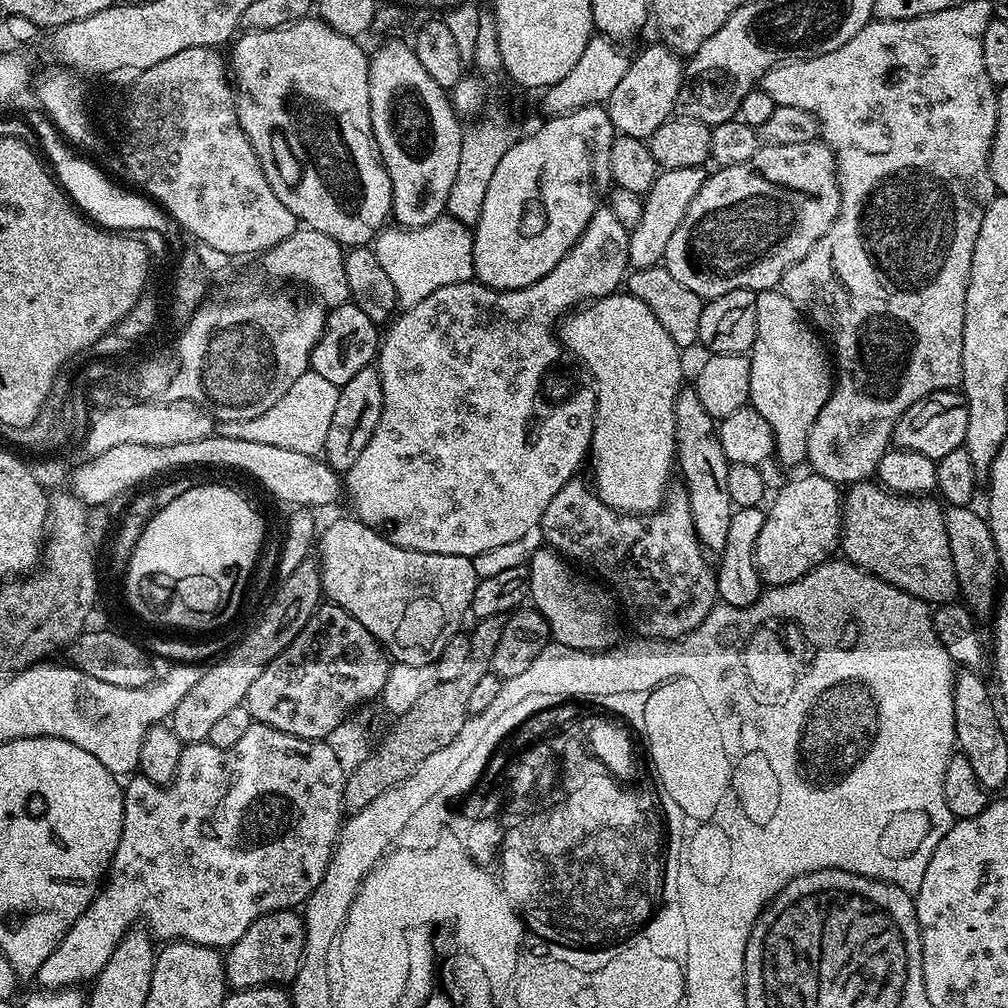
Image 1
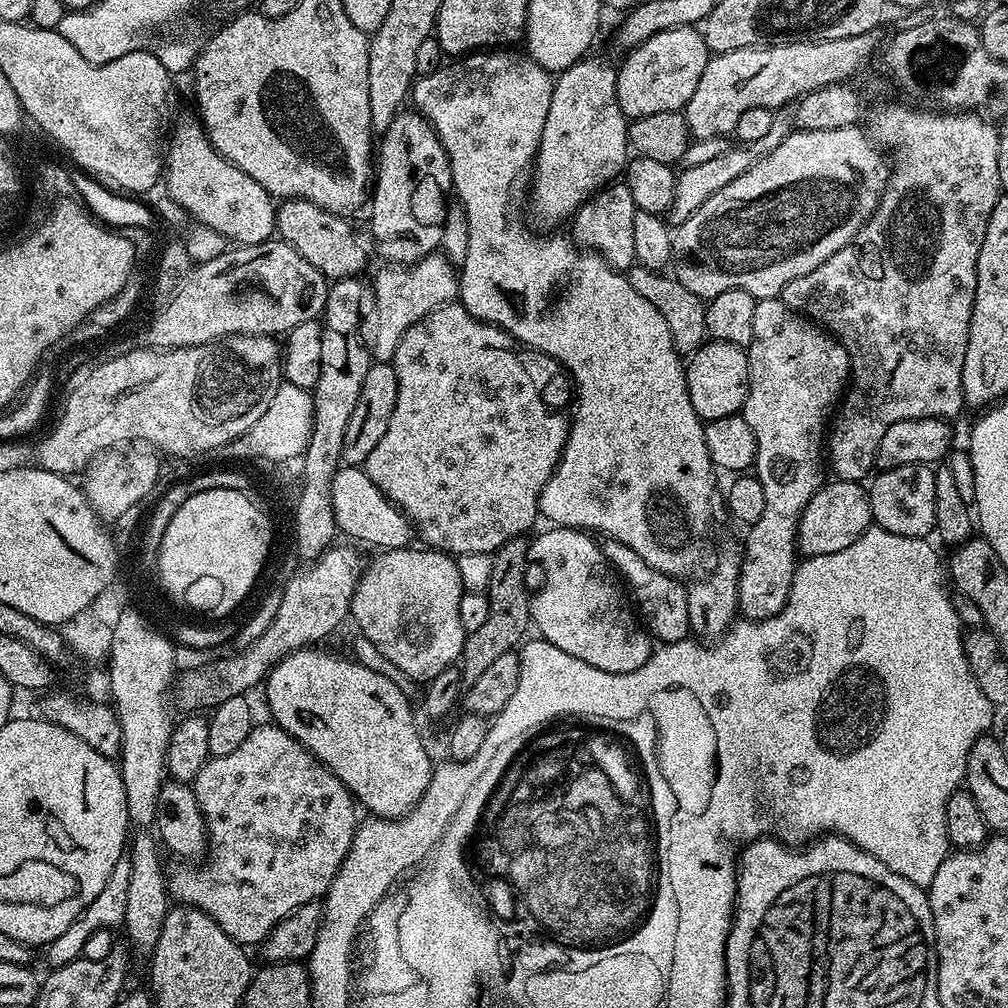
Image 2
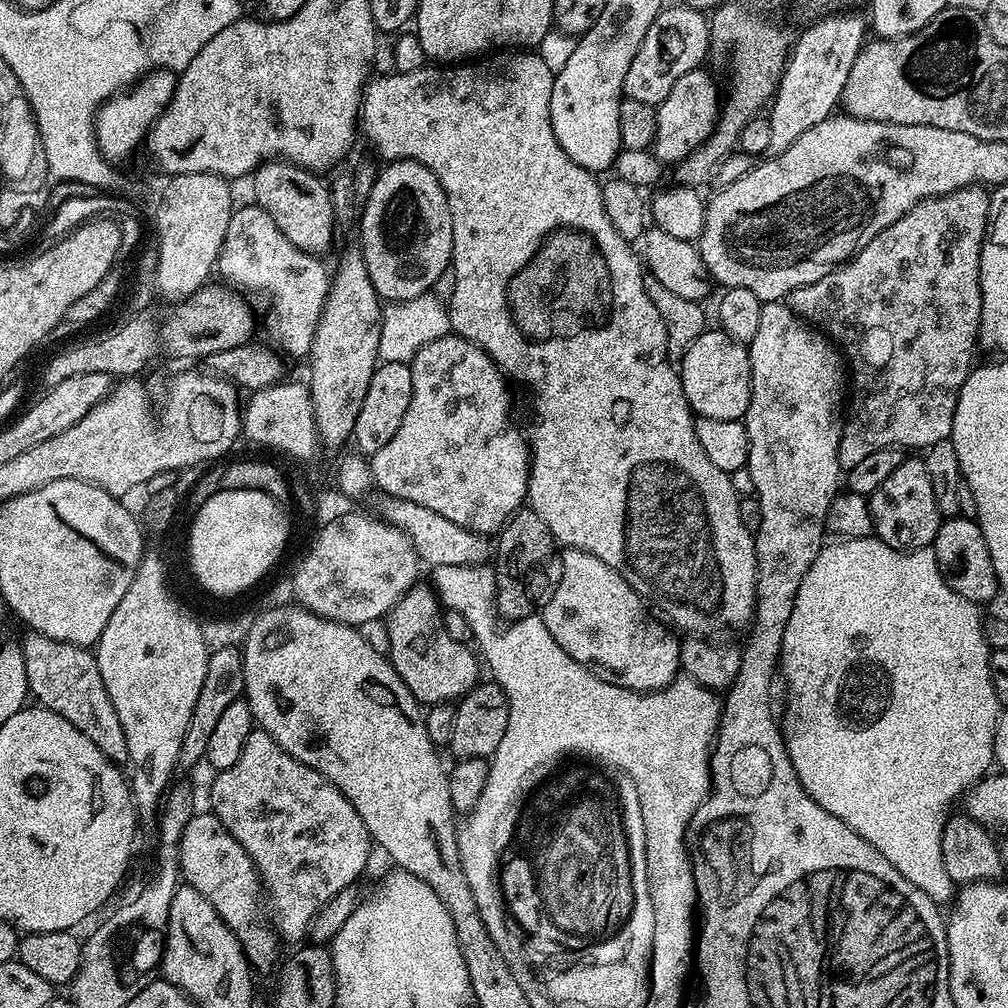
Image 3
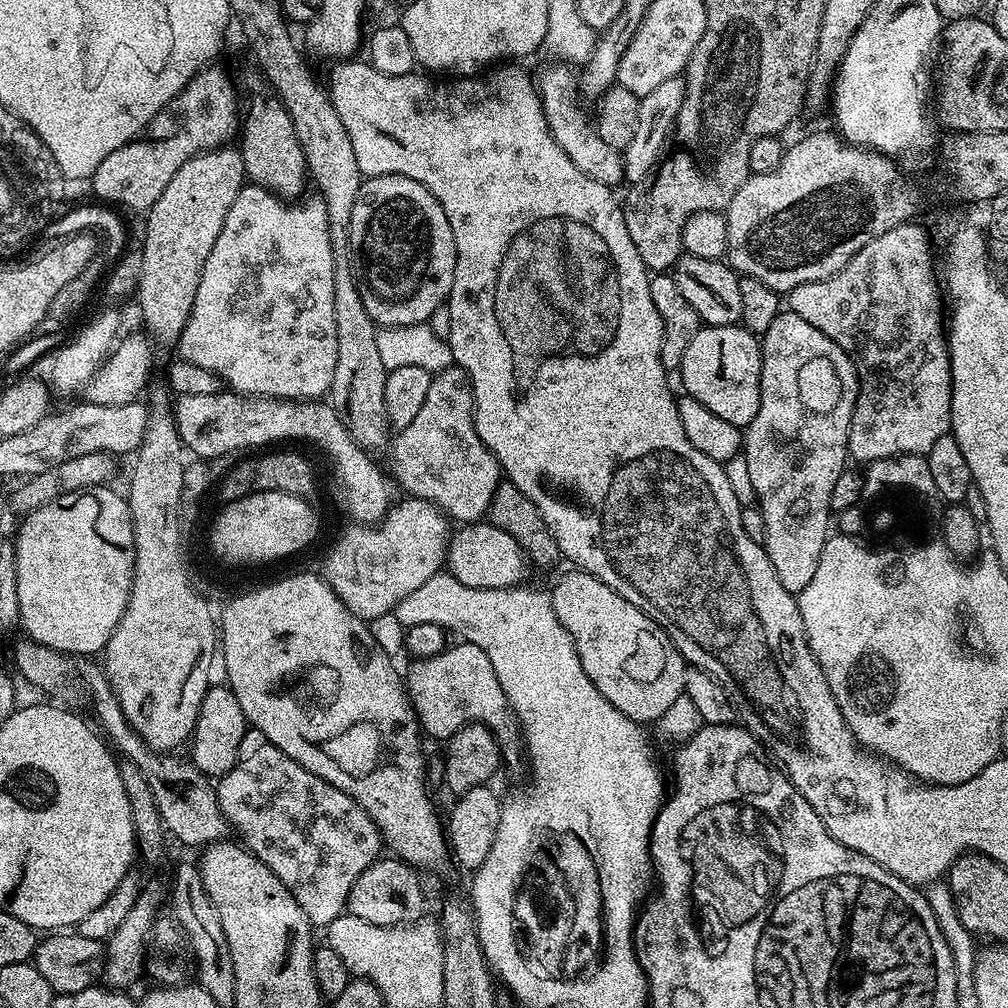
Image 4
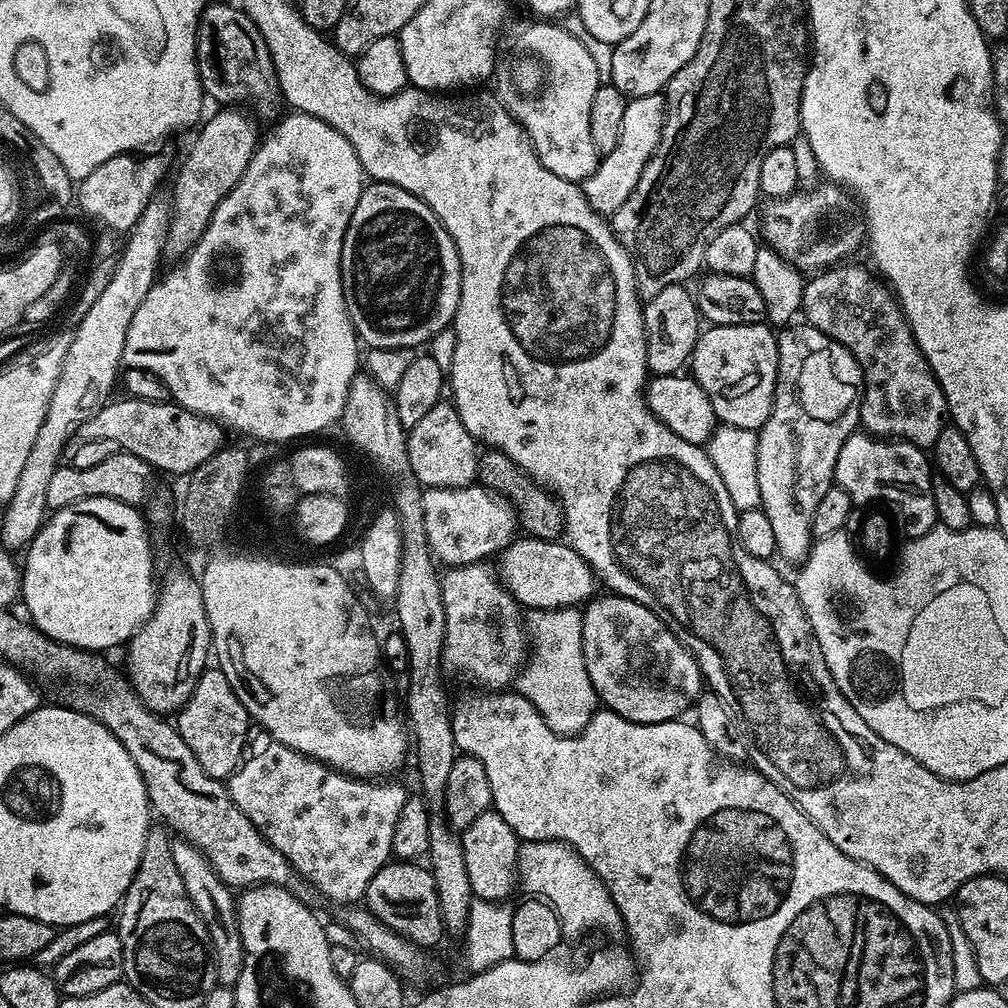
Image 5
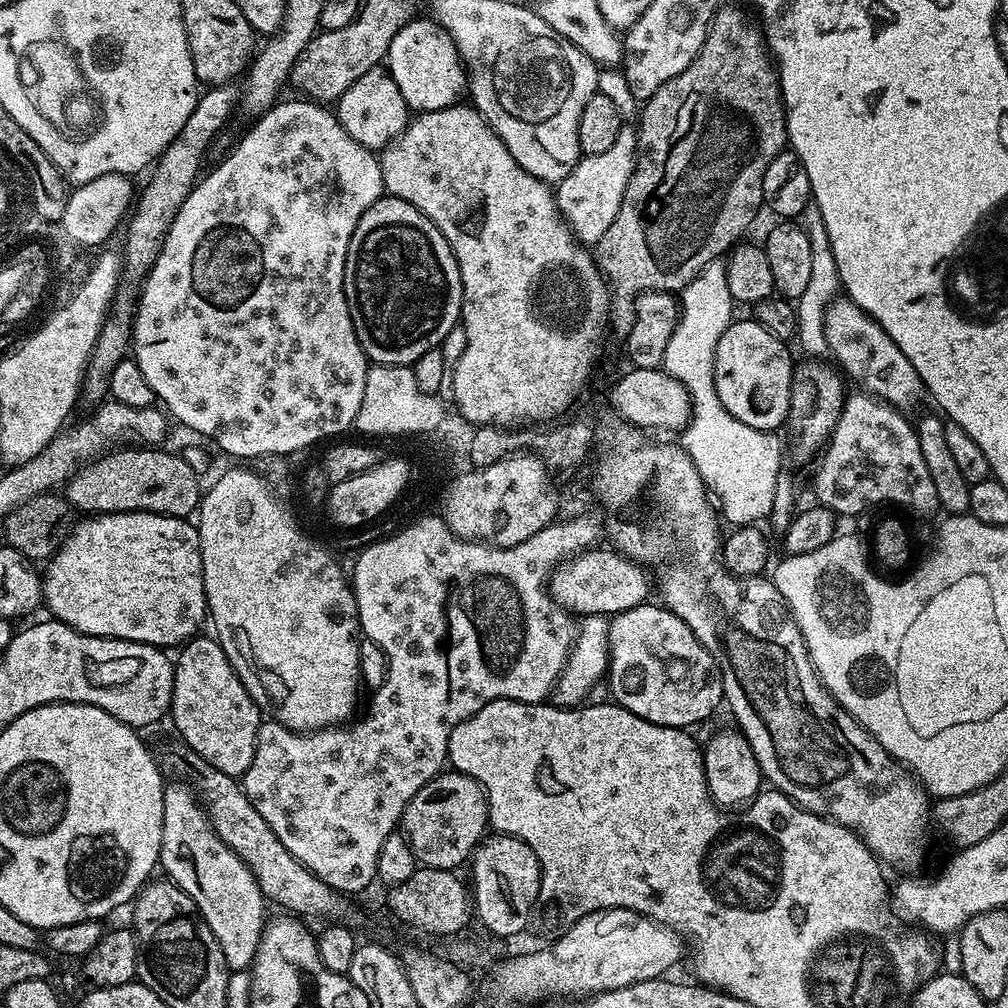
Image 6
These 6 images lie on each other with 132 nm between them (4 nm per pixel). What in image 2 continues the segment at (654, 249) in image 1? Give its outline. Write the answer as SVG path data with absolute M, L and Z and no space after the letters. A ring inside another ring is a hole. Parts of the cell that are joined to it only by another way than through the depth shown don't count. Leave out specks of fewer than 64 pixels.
M784 114L773 115L770 130L764 137L758 138L758 142L730 146L726 154L720 154L718 158L713 158L710 162L702 162L698 166L689 168L681 167L676 178L674 202L668 207L666 213L667 219L676 226L686 222L686 218L690 218L690 214L694 214L694 210L698 210L698 206L702 206L702 202L706 202L706 198L714 198L714 194L718 194L718 190L722 190L722 186L730 186L730 182L734 182L734 178L746 174L746 170L750 170L750 166L754 166L754 162L758 162L766 154L770 154L770 150L774 150L774 146L783 142L794 128L793 121L789 117L787 120L786 117L780 115Z

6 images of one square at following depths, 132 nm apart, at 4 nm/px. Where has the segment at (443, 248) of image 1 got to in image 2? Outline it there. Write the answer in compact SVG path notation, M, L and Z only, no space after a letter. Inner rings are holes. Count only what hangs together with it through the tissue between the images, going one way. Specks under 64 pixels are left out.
M433 254L422 258L417 264L407 266L384 266L376 276L376 329L370 339L370 352L377 361L391 361L402 334L410 330L426 314L443 304L453 303L460 291L458 272L448 263L443 254Z

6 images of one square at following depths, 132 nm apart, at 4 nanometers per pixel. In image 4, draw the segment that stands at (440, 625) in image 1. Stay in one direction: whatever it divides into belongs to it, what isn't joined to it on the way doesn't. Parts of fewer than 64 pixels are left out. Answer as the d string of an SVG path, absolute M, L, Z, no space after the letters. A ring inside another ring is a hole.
M456 642L437 656L425 660L413 659L411 663L408 676L406 672L406 691L427 735L429 732L432 736L443 737L468 724L485 724L494 734L505 761L514 759L519 752L521 755L520 721L494 674L490 658L486 658L477 644Z

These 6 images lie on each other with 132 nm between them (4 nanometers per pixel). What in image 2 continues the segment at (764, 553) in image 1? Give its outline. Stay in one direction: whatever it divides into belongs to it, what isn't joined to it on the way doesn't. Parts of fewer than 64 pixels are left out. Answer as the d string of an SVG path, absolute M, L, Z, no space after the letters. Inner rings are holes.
M836 478L833 481L833 484L825 483L821 486L814 494L814 498L810 498L806 510L800 513L800 525L796 534L799 551L805 557L846 550L850 542L858 542L858 538L862 538L865 530L873 527L867 487L855 480Z

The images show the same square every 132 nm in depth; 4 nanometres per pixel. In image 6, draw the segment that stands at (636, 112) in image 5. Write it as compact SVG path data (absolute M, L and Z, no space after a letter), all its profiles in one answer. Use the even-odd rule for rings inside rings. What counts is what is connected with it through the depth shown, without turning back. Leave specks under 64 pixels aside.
M621 126L618 138L602 154L581 155L580 160L555 185L554 195L560 215L575 233L576 239L585 246L595 245L610 230L610 222L618 218L618 206L626 194L630 174L636 168L636 128Z

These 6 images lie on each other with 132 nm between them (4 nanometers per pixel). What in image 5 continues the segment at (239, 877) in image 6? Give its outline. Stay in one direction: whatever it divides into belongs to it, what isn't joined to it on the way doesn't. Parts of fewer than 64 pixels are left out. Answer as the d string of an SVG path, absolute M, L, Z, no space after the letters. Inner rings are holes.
M179 838L173 839L172 853L174 866L178 866L178 874L182 874L182 886L186 886L190 902L194 902L196 912L208 928L208 941L212 943L212 961L216 967L216 983L220 986L234 986L244 965L244 947L240 927L236 924L237 897L233 889L220 881L220 875L209 866L207 858L193 844Z

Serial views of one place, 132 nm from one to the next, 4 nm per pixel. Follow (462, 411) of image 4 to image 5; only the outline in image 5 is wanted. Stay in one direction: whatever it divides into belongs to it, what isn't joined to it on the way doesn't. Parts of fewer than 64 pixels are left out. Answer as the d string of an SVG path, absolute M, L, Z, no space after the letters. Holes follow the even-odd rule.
M455 403L436 404L434 410L429 410L413 428L407 429L407 433L410 466L424 488L464 488L477 479L480 461L478 442L466 430L466 426L462 426L462 418L458 414Z

